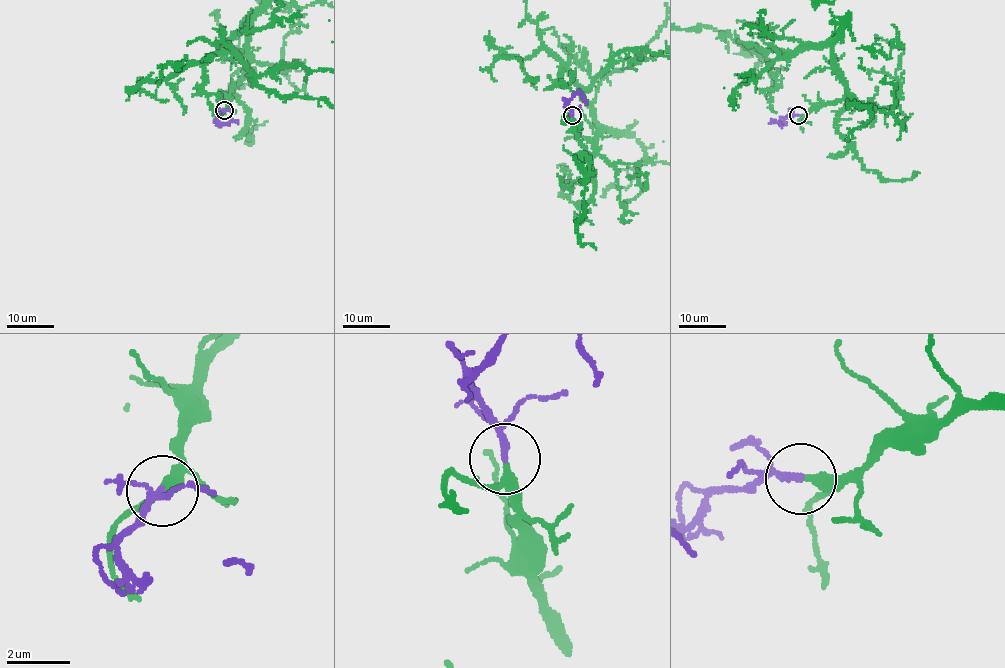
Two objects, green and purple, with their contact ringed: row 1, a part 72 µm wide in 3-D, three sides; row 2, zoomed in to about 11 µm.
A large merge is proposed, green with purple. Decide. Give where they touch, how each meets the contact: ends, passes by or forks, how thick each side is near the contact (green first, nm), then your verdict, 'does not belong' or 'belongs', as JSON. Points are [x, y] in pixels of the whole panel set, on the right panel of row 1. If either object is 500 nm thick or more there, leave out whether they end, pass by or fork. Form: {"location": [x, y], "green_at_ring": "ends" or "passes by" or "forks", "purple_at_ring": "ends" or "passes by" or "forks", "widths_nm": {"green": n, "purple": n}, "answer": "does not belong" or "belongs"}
{"location": [798, 115], "green_at_ring": "passes by", "purple_at_ring": "forks", "widths_nm": {"green": 240, "purple": 140}, "answer": "belongs"}

